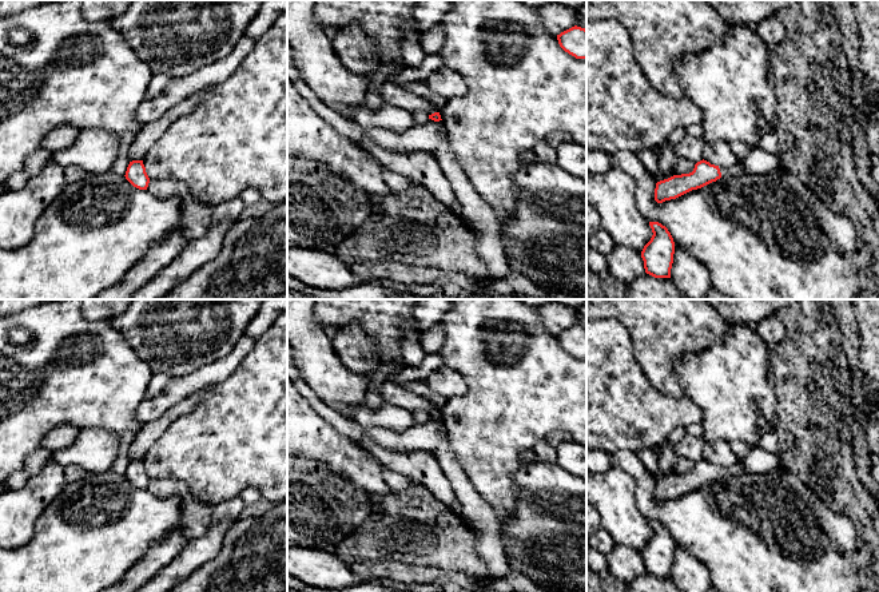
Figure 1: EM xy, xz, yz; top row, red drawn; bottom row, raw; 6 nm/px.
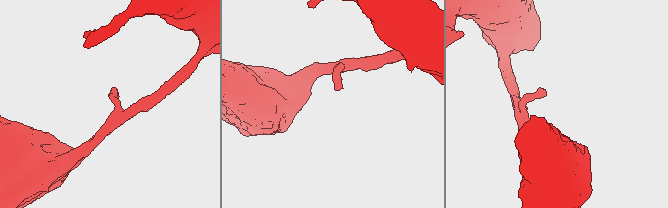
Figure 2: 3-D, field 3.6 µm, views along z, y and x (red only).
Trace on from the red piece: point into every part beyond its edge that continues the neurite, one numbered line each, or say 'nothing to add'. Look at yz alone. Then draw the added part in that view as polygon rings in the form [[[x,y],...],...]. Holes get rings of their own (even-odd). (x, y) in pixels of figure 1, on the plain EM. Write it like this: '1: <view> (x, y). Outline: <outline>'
1: yz (738, 467). Outline: [[[737,460],[732,466],[729,468],[723,468],[723,466],[719,466],[720,468],[720,472],[721,474],[740,474],[741,472],[745,470],[741,460]]]

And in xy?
nothing to add

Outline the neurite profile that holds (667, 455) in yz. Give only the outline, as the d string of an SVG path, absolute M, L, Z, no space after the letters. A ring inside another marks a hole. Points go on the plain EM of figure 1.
M667 441L659 444L655 452L660 461L659 473L655 477L657 482L660 480L668 478L675 474L673 466L676 461L679 460L679 454L676 453L675 446L668 444Z

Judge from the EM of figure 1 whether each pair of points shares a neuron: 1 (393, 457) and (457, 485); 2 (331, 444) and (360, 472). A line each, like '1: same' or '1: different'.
1: different
2: same

